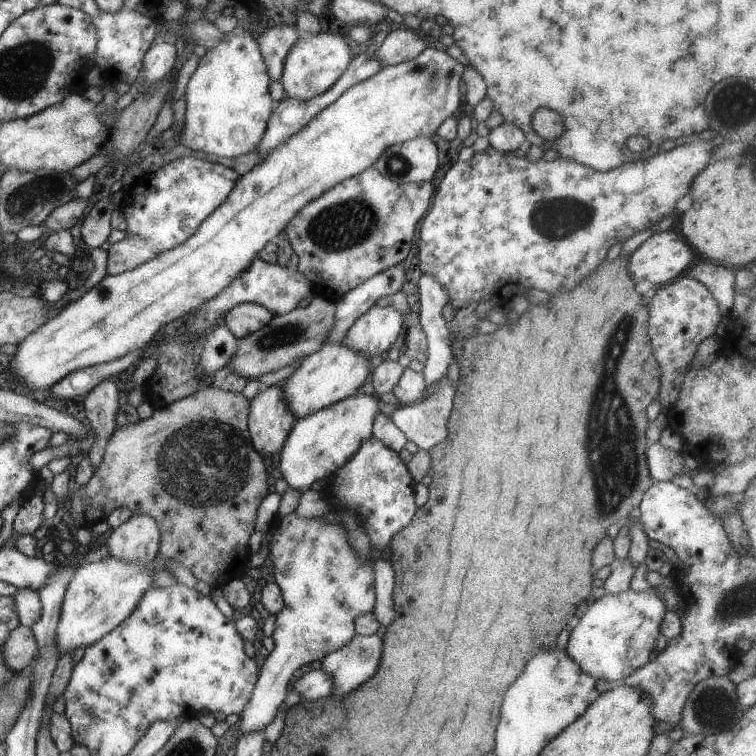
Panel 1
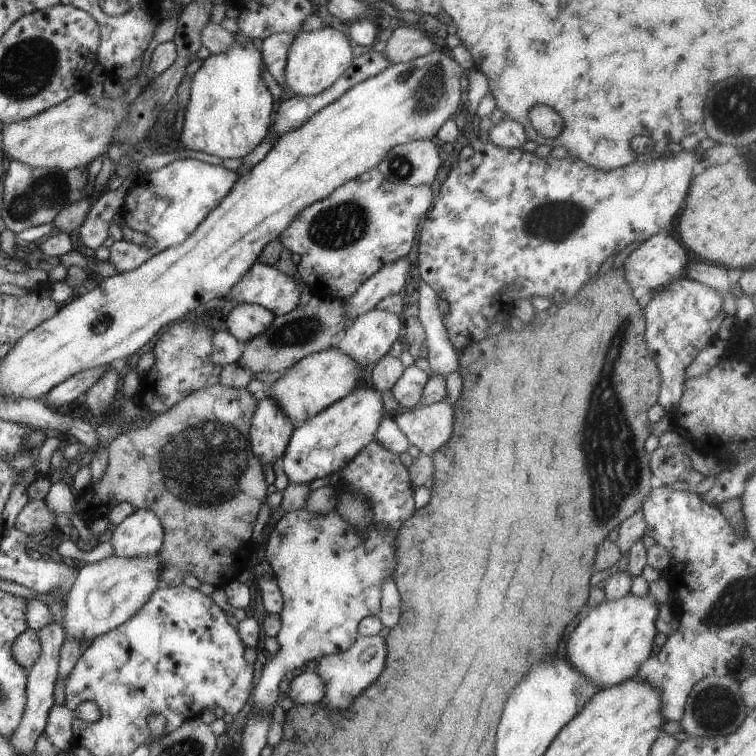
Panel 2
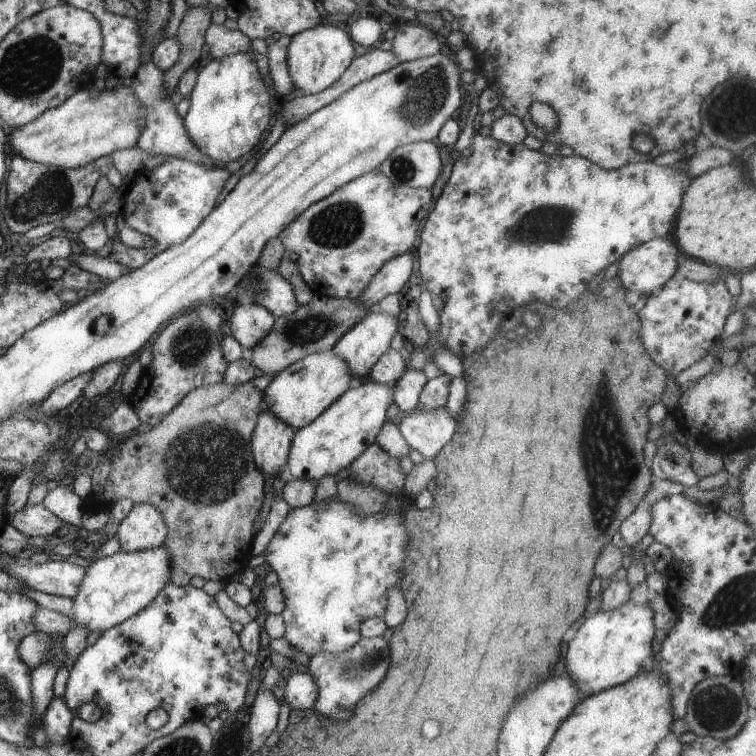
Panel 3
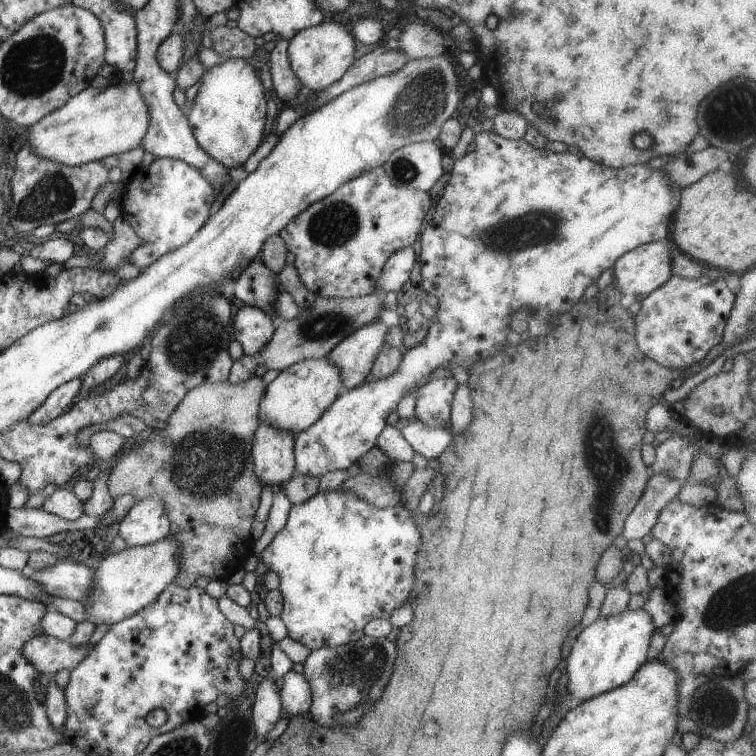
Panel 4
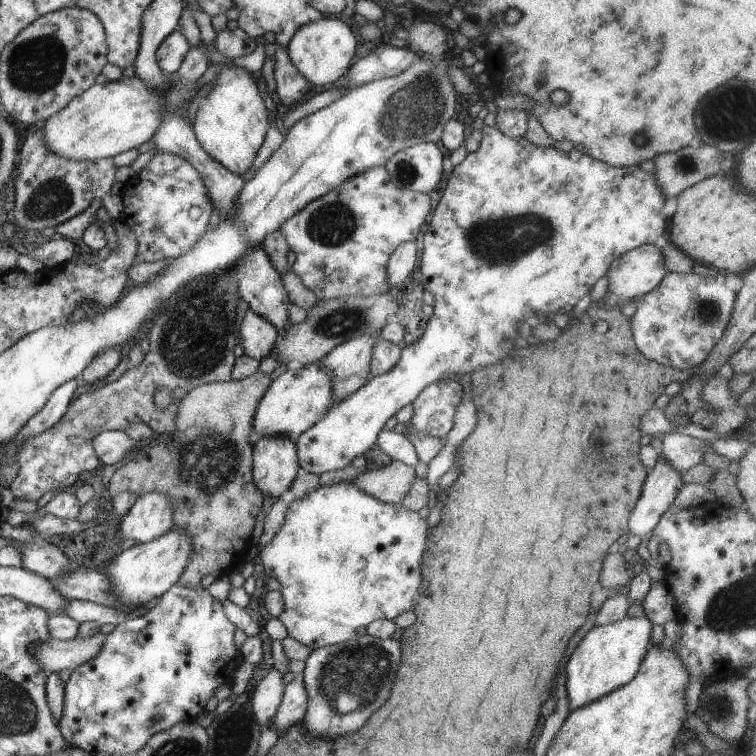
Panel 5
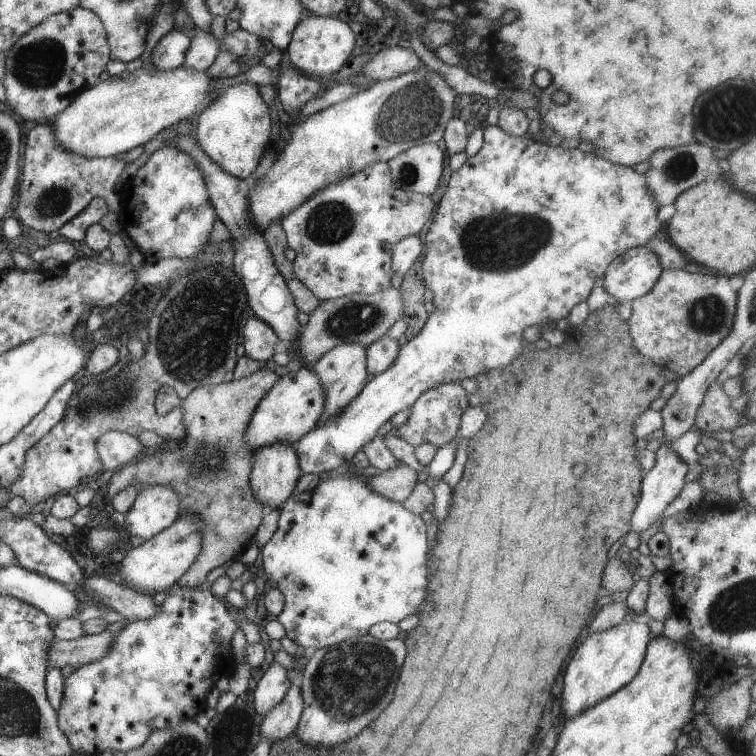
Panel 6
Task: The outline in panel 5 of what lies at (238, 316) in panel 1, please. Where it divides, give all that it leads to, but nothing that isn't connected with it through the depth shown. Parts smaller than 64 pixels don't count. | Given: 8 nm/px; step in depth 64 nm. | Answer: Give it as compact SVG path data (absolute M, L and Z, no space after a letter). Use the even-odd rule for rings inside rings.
M247 309L242 318L237 319L238 335L244 354L258 361L270 356L277 342L276 328L262 316Z

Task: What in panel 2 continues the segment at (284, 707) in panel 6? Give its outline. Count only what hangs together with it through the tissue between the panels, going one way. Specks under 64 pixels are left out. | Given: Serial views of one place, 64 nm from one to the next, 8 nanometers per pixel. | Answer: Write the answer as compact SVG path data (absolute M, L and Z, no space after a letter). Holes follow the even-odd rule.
M311 668L298 676L289 677L289 681L287 696L294 704L313 704L323 698L325 682Z

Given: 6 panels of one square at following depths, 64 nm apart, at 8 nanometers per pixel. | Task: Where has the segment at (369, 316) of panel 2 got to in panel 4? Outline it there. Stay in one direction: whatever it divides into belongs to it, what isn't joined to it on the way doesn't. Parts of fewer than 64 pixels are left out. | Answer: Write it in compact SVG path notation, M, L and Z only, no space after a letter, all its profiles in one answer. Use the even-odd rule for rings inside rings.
M381 320L367 323L338 342L326 357L338 367L341 390L363 383L387 332Z

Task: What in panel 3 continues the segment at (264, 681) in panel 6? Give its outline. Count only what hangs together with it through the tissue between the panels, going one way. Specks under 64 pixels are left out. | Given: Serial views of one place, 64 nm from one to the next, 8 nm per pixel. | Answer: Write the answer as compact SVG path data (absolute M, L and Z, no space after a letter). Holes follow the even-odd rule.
M258 689L250 708L247 725L252 753L263 746L267 736L274 730L279 706L269 689Z

